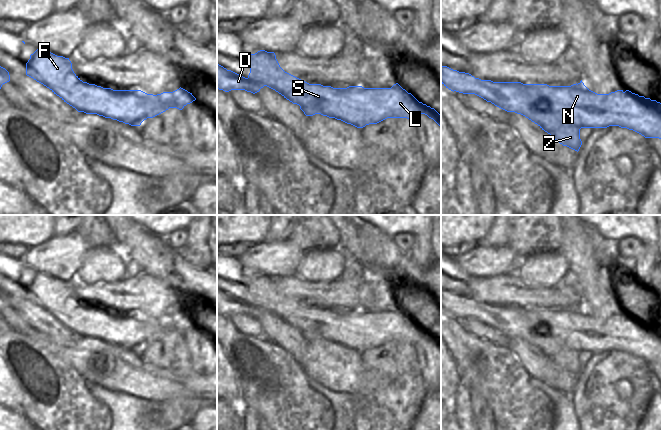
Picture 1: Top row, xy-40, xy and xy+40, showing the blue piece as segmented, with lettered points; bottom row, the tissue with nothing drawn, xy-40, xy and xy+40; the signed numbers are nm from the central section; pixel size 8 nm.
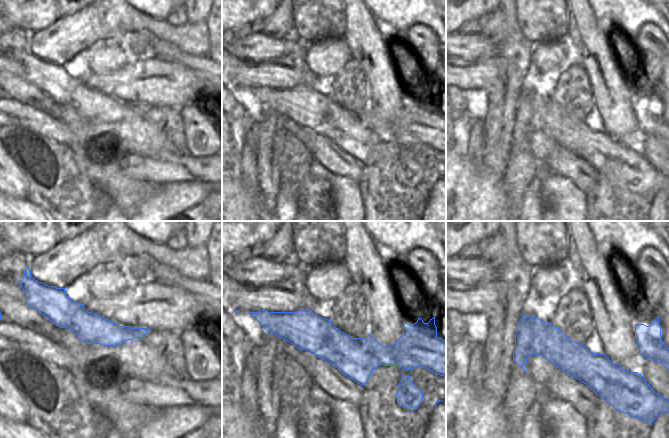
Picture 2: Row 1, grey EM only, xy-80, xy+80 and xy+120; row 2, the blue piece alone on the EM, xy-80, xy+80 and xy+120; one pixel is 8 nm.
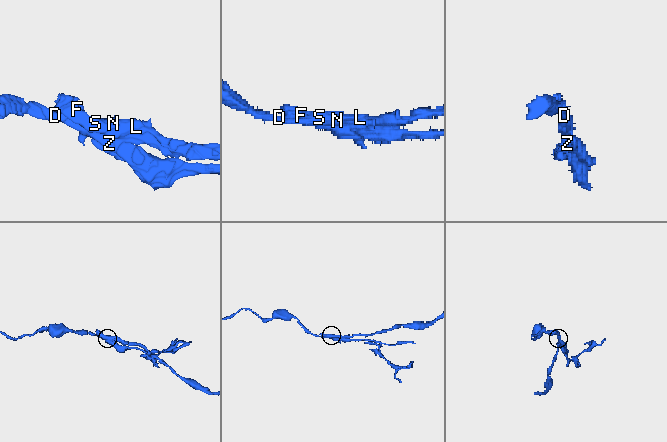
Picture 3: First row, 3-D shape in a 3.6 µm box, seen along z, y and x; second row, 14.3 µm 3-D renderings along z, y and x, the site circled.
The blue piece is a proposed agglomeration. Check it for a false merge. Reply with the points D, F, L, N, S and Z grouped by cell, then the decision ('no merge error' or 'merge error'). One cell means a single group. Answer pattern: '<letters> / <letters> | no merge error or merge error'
D Z / F L N S | merge error

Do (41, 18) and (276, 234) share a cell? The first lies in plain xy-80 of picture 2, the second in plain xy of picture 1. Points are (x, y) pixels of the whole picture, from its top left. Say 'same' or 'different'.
different

